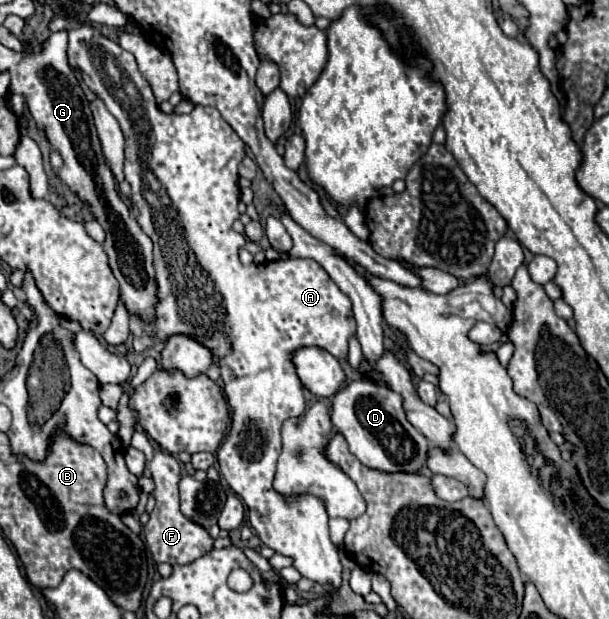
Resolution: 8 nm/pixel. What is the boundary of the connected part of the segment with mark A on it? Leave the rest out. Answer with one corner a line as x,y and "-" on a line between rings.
83,25
75,31
69,31
69,49
67,49
67,55
69,55
69,65
73,69
77,69
81,75
83,75
83,81
87,83
87,87
105,101
107,109
115,115
115,119
119,121
121,129
123,129
123,135
127,139
127,147
125,147
125,179
127,183
131,185
131,209
133,209
133,215
139,223
139,227
151,237
153,241
153,267
155,267
155,283
157,283
157,305
155,305
155,319
153,321
145,321
137,315
131,315
131,323
129,323
129,329
131,329
131,335
133,335
133,349
137,353
149,349
153,343
159,343
159,341
165,341
173,335
189,335
189,337
195,337
195,341
199,341
203,347
207,347
211,353
213,353
213,361
219,365
221,369
221,377
223,377
223,391
225,391
225,397
227,397
227,403
229,403
229,409
231,409
231,431
225,439
225,443
219,447
217,451
217,463
219,463
219,473
225,477
225,481
229,483
229,487
233,489
235,495
239,495
239,499
243,501
243,505
247,507
247,517
249,517
249,525
253,527
253,531
259,535
259,539
263,541
263,545
267,545
269,549
273,549
275,553
281,553
285,557
293,557
293,567
307,579
315,581
315,583
329,583
335,591
341,587
341,561
339,561
339,551
337,547
331,543
329,539
329,527
327,527
327,511
325,511
325,505
321,499
313,497
313,495
305,495
305,497
283,497
279,495
275,489
273,489
273,475
275,475
275,465
277,465
277,459
279,459
279,453
281,453
281,427
283,427
283,421
287,417
293,417
293,415
301,415
305,411
305,395
303,395
303,385
295,373
295,365
291,361
291,355
295,349
299,347
321,347
325,351
329,351
331,355
335,355
337,359
347,359
347,353
349,353
349,337
355,335
355,319
353,319
353,313
351,313
351,301
349,297
331,281
331,277
327,277
325,269
311,261
311,259
279,259
279,261
265,261
257,267
243,267
237,253
239,249
245,245
245,239
243,235
235,233
231,229
231,223
235,219
239,219
239,211
237,211
237,203
239,203
239,187
237,187
237,167
241,163
241,159
247,155
245,151
245,143
241,141
241,137
233,131
233,127
221,117
221,113
215,109
215,107
205,107
205,105
195,105
195,109
189,113
189,115
165,115
163,111
159,111
155,99
153,99
153,91
149,87
149,83
145,81
145,77
141,77
137,65
135,65
135,57
131,57
131,53
127,53
125,49
121,49
117,43
113,43
111,39
105,39
105,35
101,35
95,27
89,27
89,25

